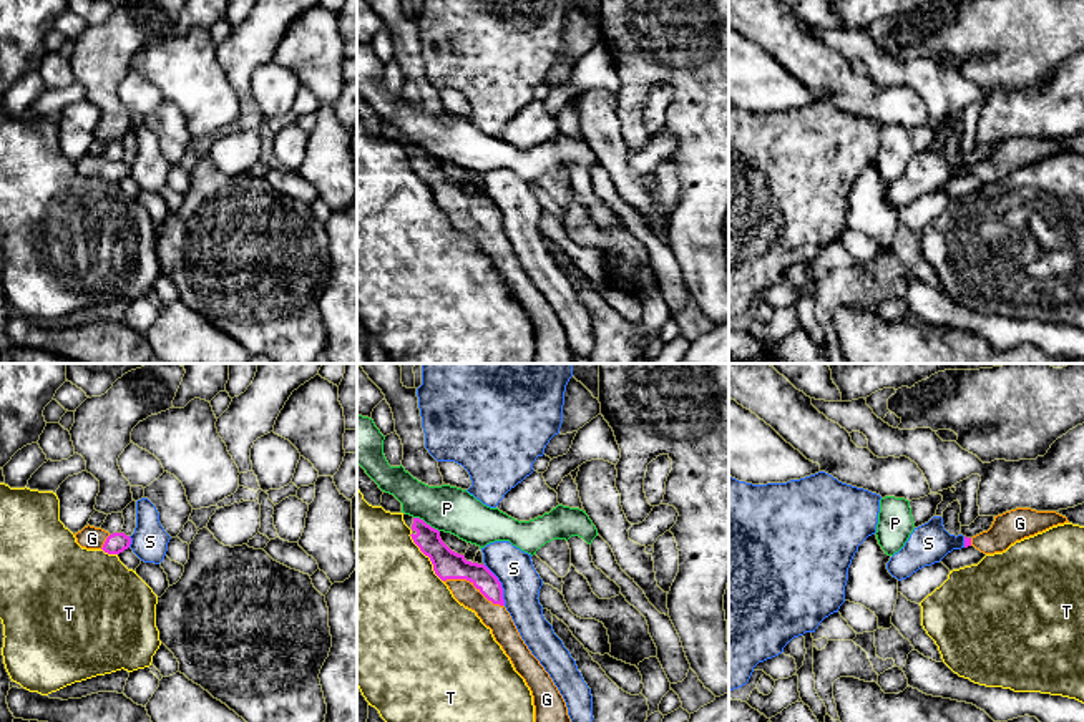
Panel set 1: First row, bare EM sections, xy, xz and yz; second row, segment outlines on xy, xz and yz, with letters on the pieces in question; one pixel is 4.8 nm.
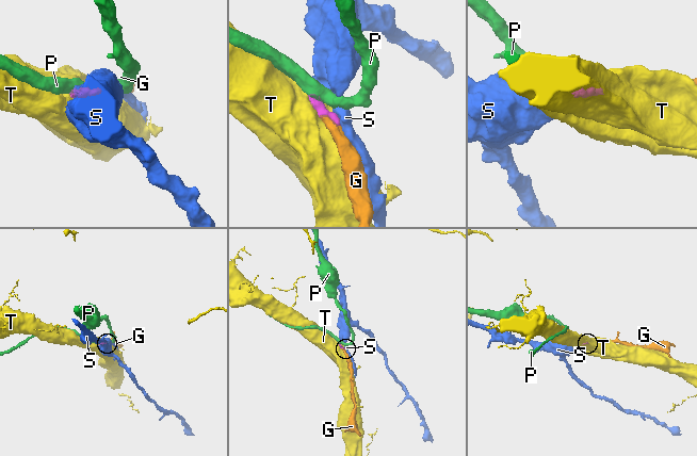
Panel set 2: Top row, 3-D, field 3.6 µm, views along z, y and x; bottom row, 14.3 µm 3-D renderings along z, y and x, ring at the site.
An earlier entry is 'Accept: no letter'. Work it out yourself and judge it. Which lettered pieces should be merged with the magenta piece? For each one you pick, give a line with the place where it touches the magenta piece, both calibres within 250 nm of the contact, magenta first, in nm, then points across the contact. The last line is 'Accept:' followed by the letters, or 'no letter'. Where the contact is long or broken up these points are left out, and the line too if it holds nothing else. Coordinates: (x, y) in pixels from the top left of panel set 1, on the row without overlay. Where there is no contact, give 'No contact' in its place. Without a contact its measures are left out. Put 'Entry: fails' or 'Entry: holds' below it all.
G: Touches magenta at xz (473, 213). Thickness 140 nm (magenta) against 120 nm. Path across: xz (447, 193), (473, 213), (485, 224), (497, 246)
Accept: G
Entry: fails

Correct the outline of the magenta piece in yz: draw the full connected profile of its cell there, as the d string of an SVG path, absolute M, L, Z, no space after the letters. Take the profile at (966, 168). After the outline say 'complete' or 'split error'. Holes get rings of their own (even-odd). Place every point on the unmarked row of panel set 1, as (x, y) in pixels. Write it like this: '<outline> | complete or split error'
M1016 136L994 144L994 149L988 159L983 159L973 166L964 164L964 176L974 174L984 183L1003 181L1016 169L1064 151L1069 151L1067 146L1056 139Z | split error

